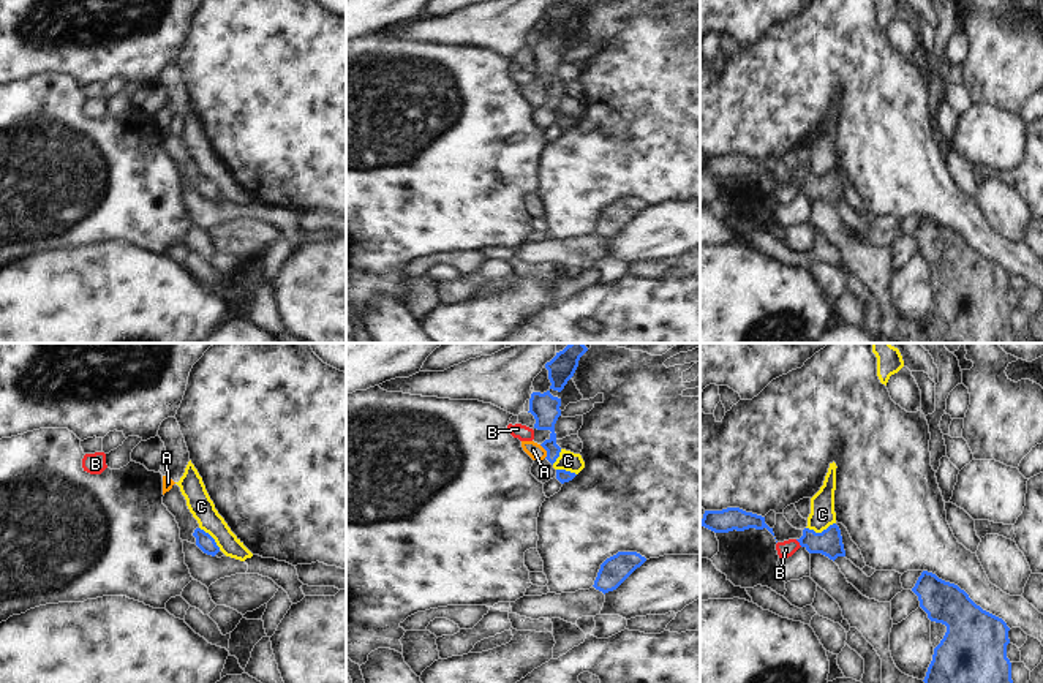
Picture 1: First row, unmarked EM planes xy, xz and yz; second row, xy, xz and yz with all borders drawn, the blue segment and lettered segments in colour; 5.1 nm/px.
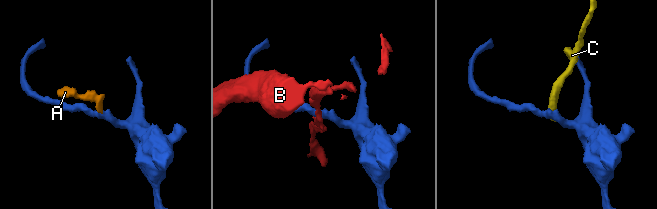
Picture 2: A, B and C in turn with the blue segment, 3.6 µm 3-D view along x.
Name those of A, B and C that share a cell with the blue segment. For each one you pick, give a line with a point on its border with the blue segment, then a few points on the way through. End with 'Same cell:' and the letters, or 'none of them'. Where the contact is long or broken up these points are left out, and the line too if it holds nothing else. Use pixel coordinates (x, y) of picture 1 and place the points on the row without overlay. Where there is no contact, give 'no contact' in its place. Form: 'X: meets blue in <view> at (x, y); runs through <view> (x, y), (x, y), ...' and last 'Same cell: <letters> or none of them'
Same cell: none of them

